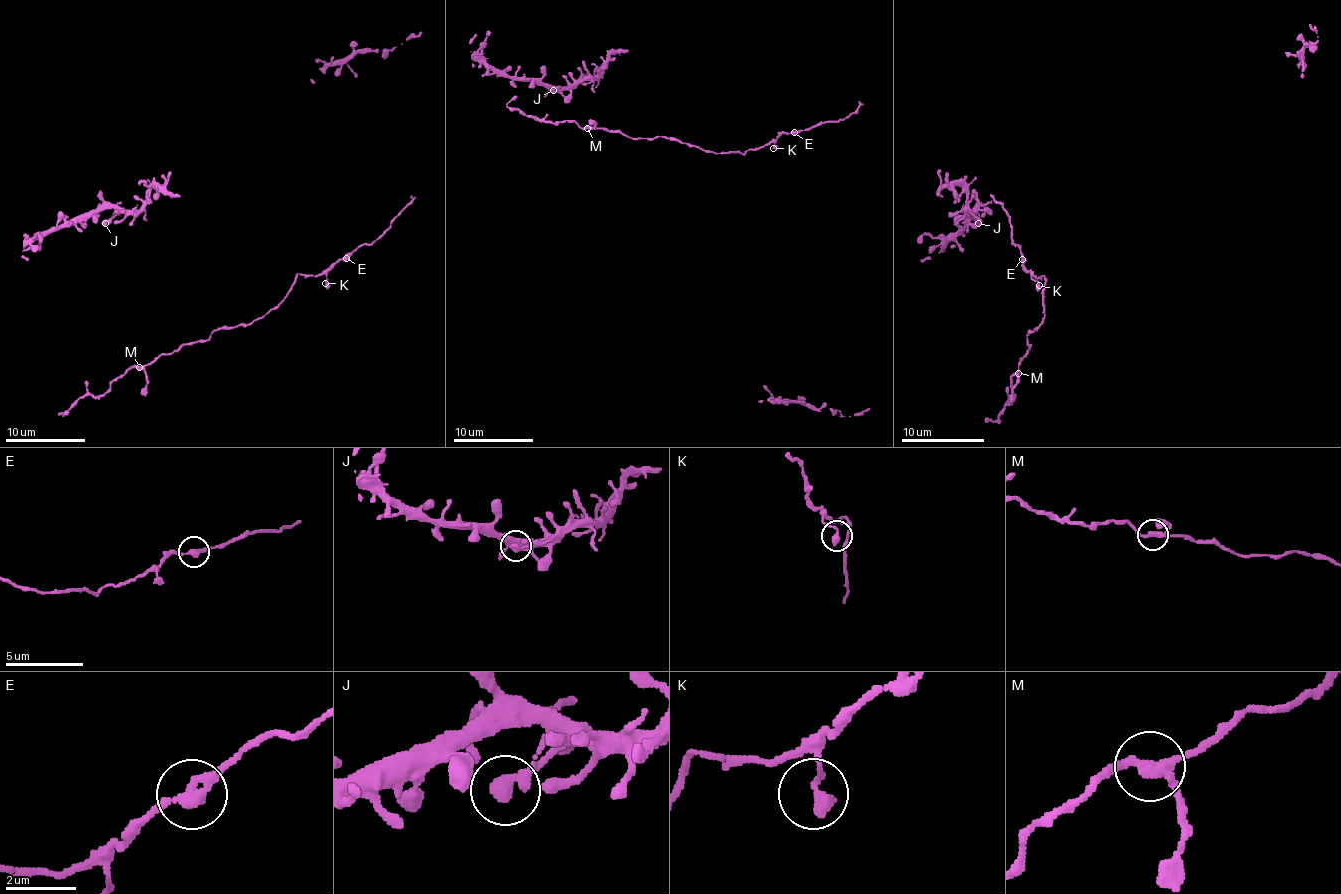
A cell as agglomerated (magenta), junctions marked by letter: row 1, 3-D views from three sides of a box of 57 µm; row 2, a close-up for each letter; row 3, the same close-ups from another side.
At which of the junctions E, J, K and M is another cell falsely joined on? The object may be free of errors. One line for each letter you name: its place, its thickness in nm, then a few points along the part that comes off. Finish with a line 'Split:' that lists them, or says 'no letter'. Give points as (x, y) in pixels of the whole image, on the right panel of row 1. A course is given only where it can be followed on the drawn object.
Split: no letter

